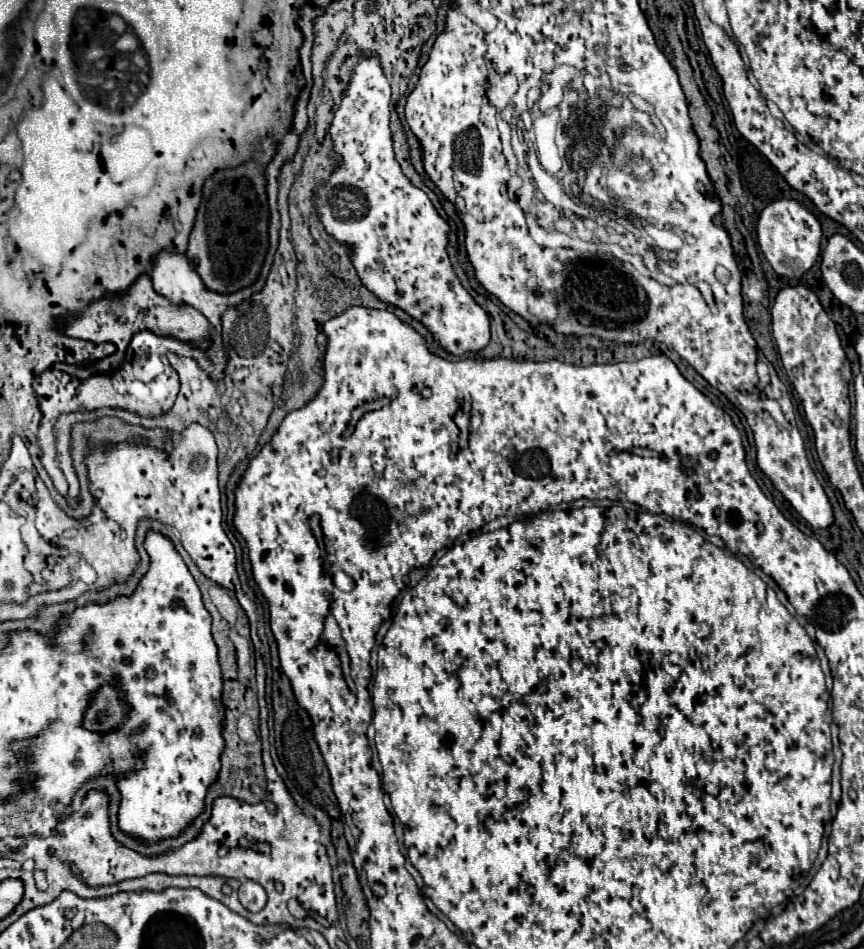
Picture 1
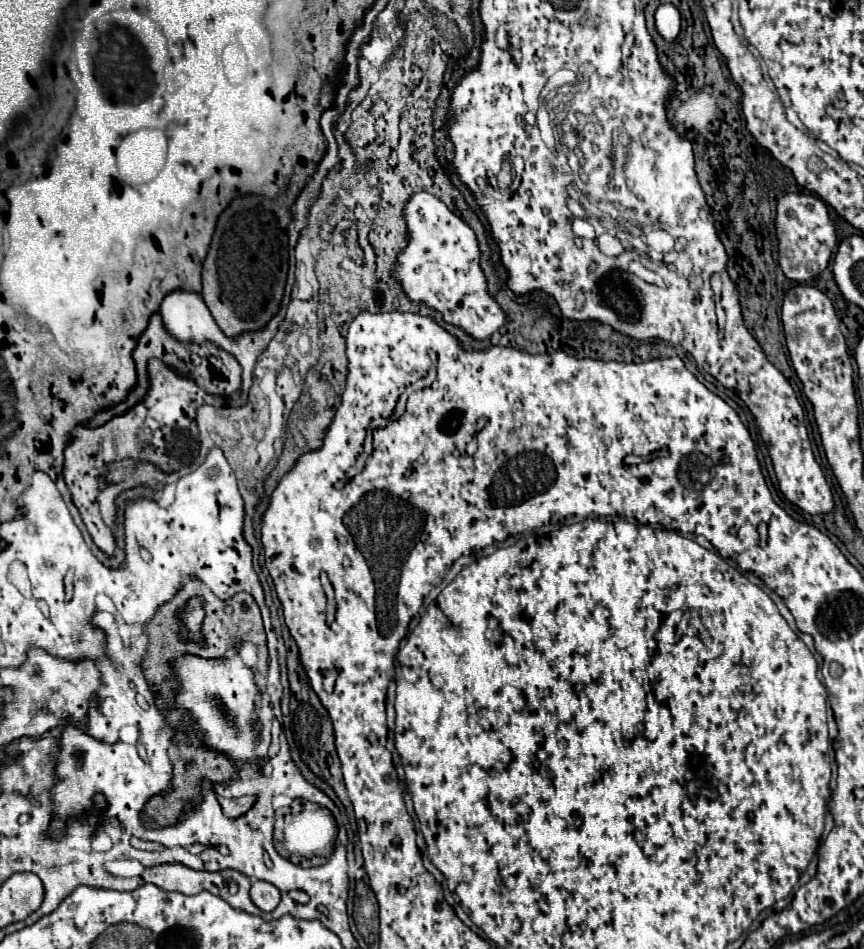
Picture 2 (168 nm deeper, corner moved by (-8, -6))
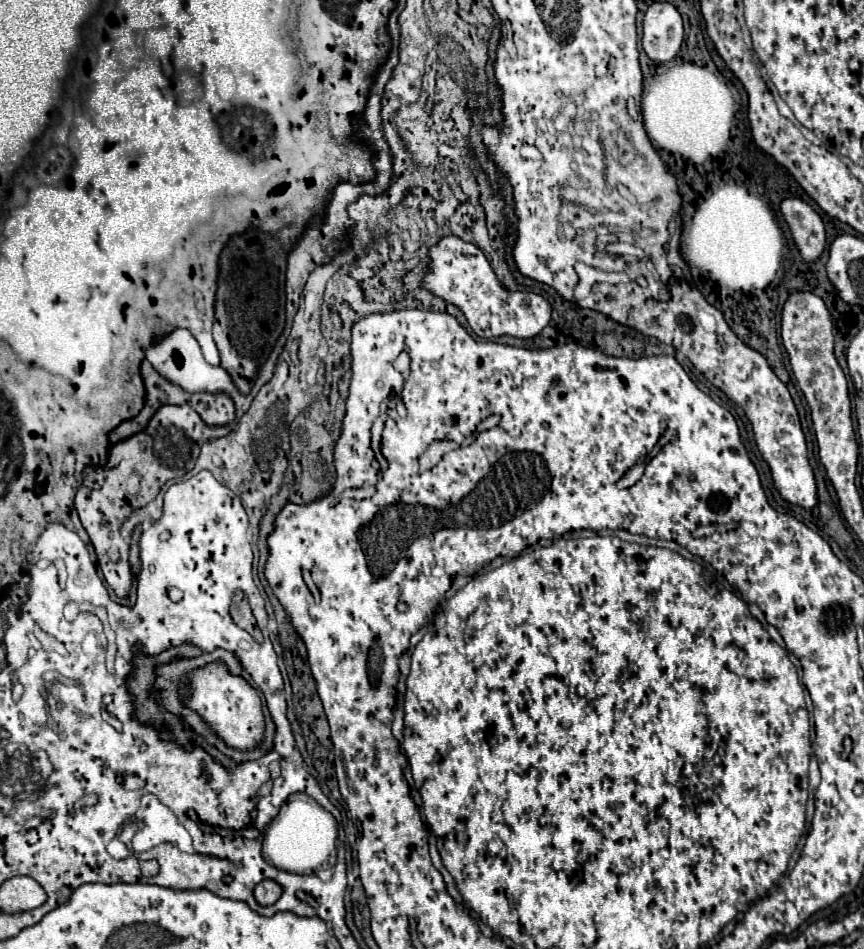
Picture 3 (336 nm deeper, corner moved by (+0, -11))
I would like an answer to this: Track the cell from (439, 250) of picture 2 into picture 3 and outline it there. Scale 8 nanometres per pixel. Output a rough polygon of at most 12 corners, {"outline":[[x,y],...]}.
{"outline":[[455,236],[431,248],[423,284],[479,338],[533,338],[551,304],[511,292]]}

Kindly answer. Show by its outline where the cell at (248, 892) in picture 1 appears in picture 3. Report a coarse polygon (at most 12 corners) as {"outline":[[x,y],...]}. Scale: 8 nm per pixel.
{"outline":[[275,880],[255,886],[255,898],[263,906],[275,904],[283,888]]}

